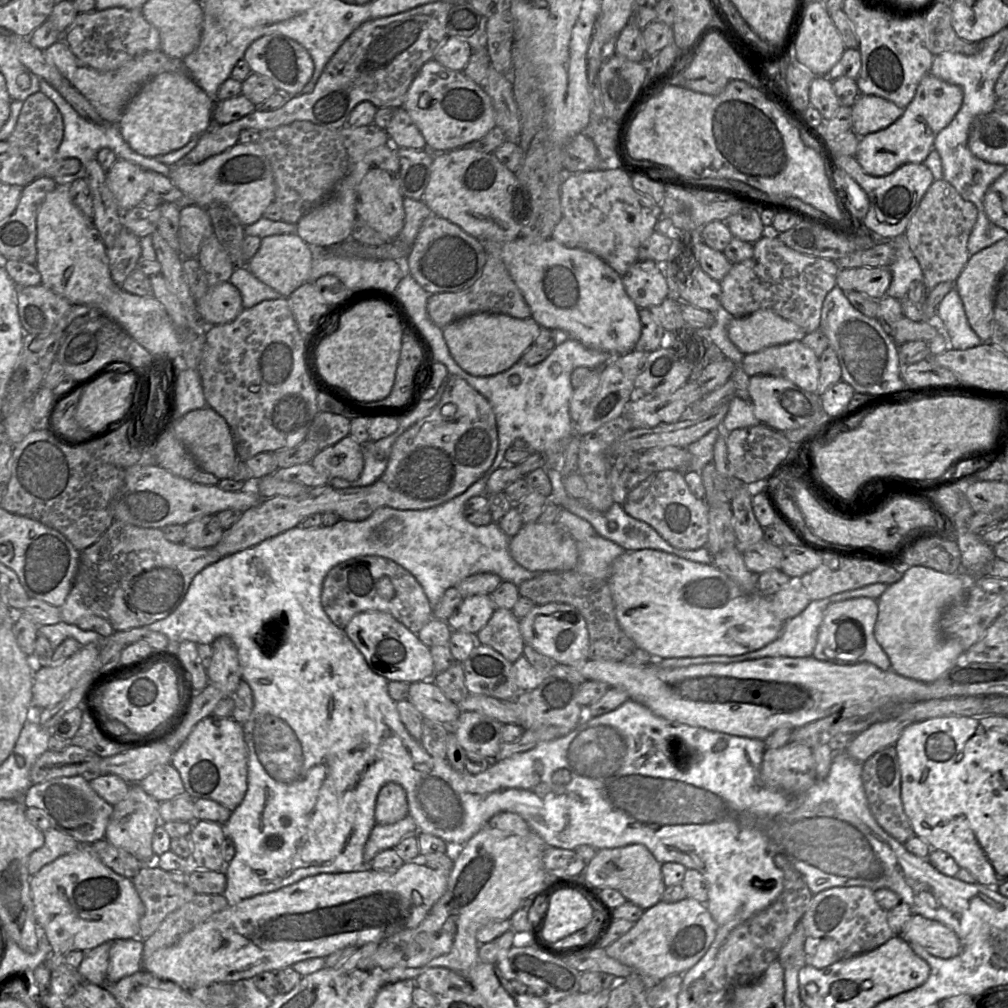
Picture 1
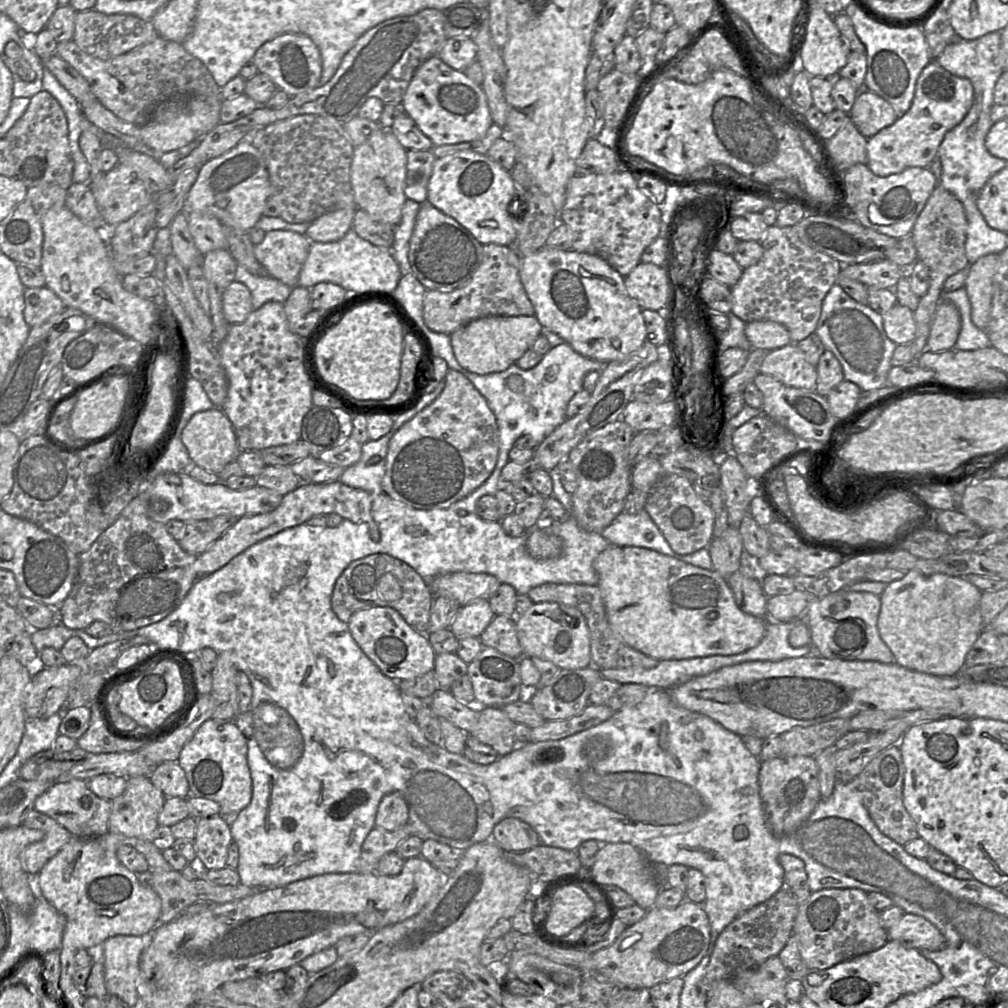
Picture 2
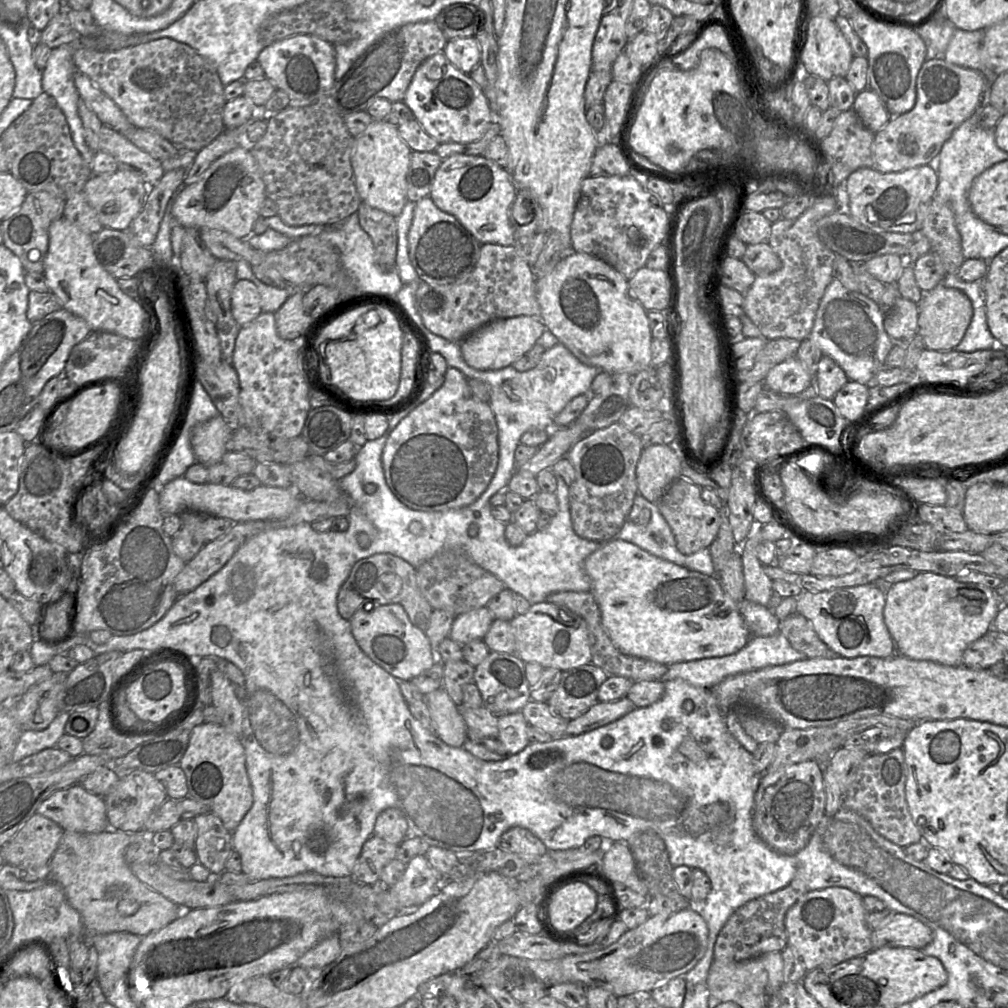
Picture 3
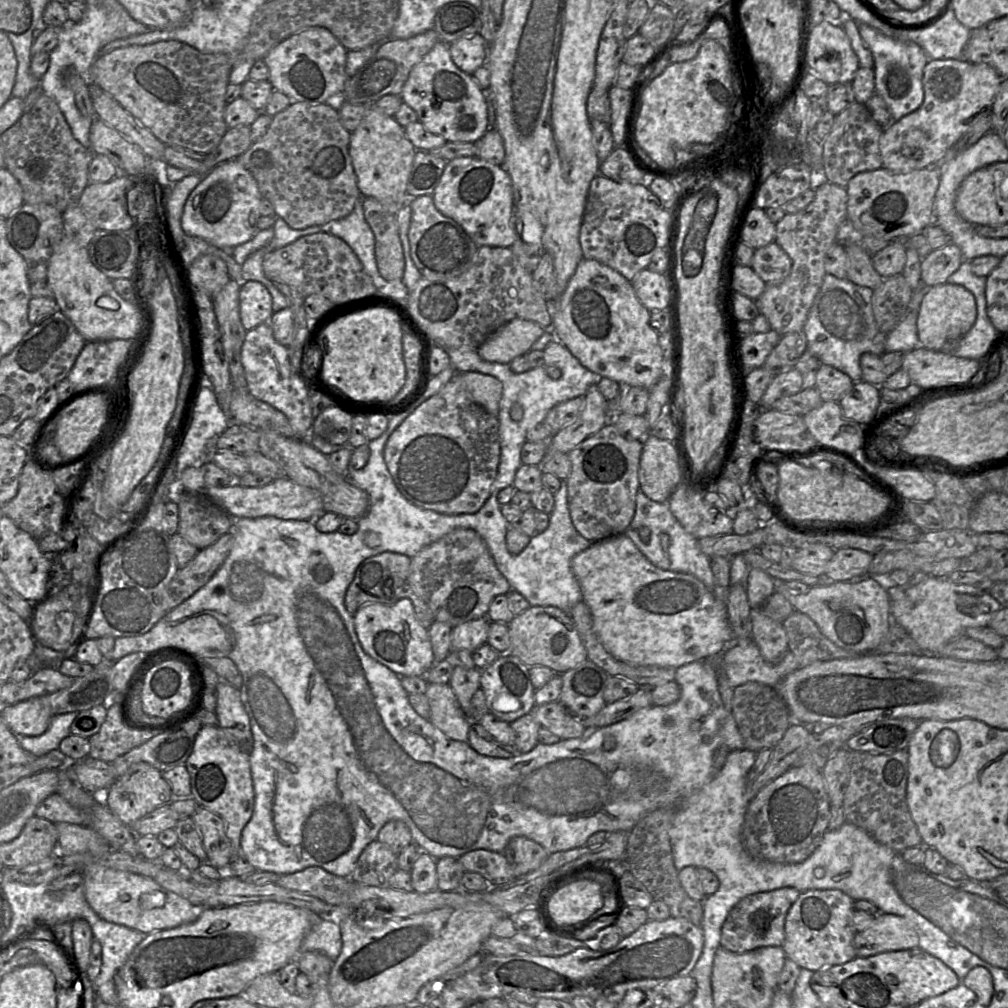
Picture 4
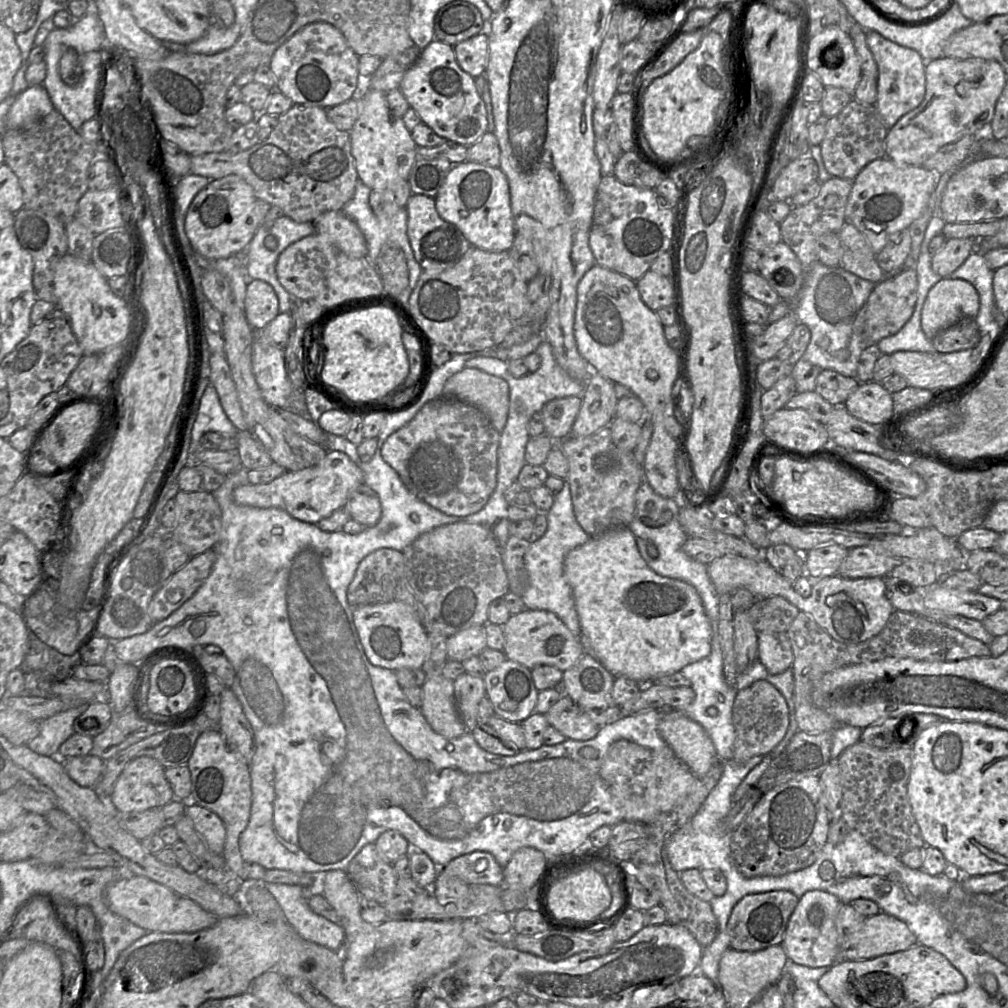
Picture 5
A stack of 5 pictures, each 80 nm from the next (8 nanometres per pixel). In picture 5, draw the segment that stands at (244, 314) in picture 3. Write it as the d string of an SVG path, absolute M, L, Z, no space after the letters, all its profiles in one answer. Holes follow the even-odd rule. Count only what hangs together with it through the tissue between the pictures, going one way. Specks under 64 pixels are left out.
M249 279L243 308L254 331L261 331L279 312L279 301L274 288L260 279Z

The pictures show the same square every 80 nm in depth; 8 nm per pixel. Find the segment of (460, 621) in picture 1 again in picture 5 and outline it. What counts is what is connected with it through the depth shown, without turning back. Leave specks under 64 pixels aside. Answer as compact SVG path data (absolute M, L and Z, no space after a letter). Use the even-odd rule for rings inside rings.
M472 626L461 630L447 639L447 657L462 662L487 648L485 626Z

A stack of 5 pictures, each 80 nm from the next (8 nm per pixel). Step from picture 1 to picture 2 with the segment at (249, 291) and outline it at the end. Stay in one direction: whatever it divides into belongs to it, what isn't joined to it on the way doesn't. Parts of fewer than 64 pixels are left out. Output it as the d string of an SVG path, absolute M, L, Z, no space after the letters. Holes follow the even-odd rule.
M238 263L234 281L241 282L249 288L253 310L260 308L269 301L285 303L292 290L292 287L271 276L260 277L254 275Z

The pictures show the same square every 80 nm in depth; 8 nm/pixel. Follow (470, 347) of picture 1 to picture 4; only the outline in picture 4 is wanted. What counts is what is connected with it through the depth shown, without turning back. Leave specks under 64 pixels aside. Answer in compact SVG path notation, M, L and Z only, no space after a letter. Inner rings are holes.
M515 318L493 332L477 352L486 361L509 364L514 358L527 354L545 331L534 321Z

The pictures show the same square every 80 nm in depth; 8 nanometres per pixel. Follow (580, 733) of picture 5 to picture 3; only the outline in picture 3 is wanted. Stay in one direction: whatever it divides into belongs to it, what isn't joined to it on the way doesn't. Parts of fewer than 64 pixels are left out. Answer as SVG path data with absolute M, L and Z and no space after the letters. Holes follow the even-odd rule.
M530 700L521 713L530 726L547 732L553 738L564 736L569 720L554 715L547 702Z

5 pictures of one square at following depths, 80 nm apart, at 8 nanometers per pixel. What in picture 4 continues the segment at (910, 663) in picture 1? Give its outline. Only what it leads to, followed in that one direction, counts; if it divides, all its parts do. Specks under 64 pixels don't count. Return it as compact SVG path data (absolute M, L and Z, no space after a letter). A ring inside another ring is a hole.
M928 576L919 584L906 588L903 598L891 602L890 615L924 653L937 653L951 639L965 635L967 628L988 626L1001 608L988 591L955 584L948 578Z

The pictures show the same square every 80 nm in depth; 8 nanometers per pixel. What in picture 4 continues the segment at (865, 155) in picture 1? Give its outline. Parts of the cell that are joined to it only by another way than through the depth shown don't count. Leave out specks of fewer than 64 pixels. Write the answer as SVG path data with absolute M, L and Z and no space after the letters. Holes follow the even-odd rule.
M965 59L929 60L923 72L923 103L914 112L892 121L882 132L879 141L882 167L893 173L908 173L937 166L948 149L960 140L980 116L991 113L1002 79L998 72L987 64L973 64Z

